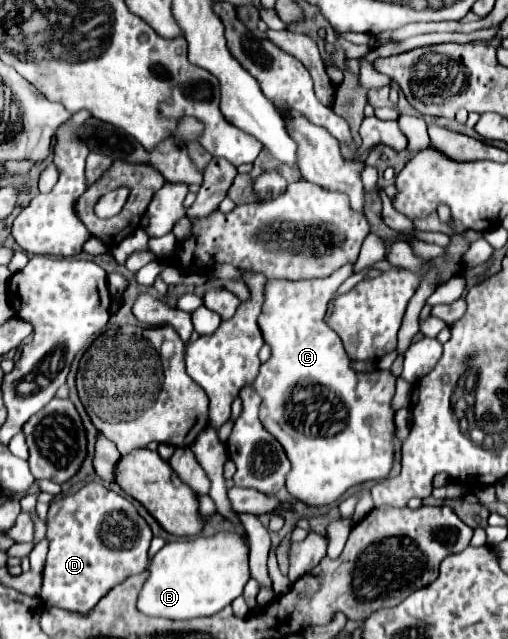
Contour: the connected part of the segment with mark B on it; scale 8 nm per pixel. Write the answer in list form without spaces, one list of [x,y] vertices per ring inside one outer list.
[[[220,532],[210,538],[168,542],[150,564],[150,576],[144,582],[136,608],[142,614],[168,620],[192,620],[212,616],[238,598],[244,590],[248,572],[248,548],[244,538],[234,532]]]

